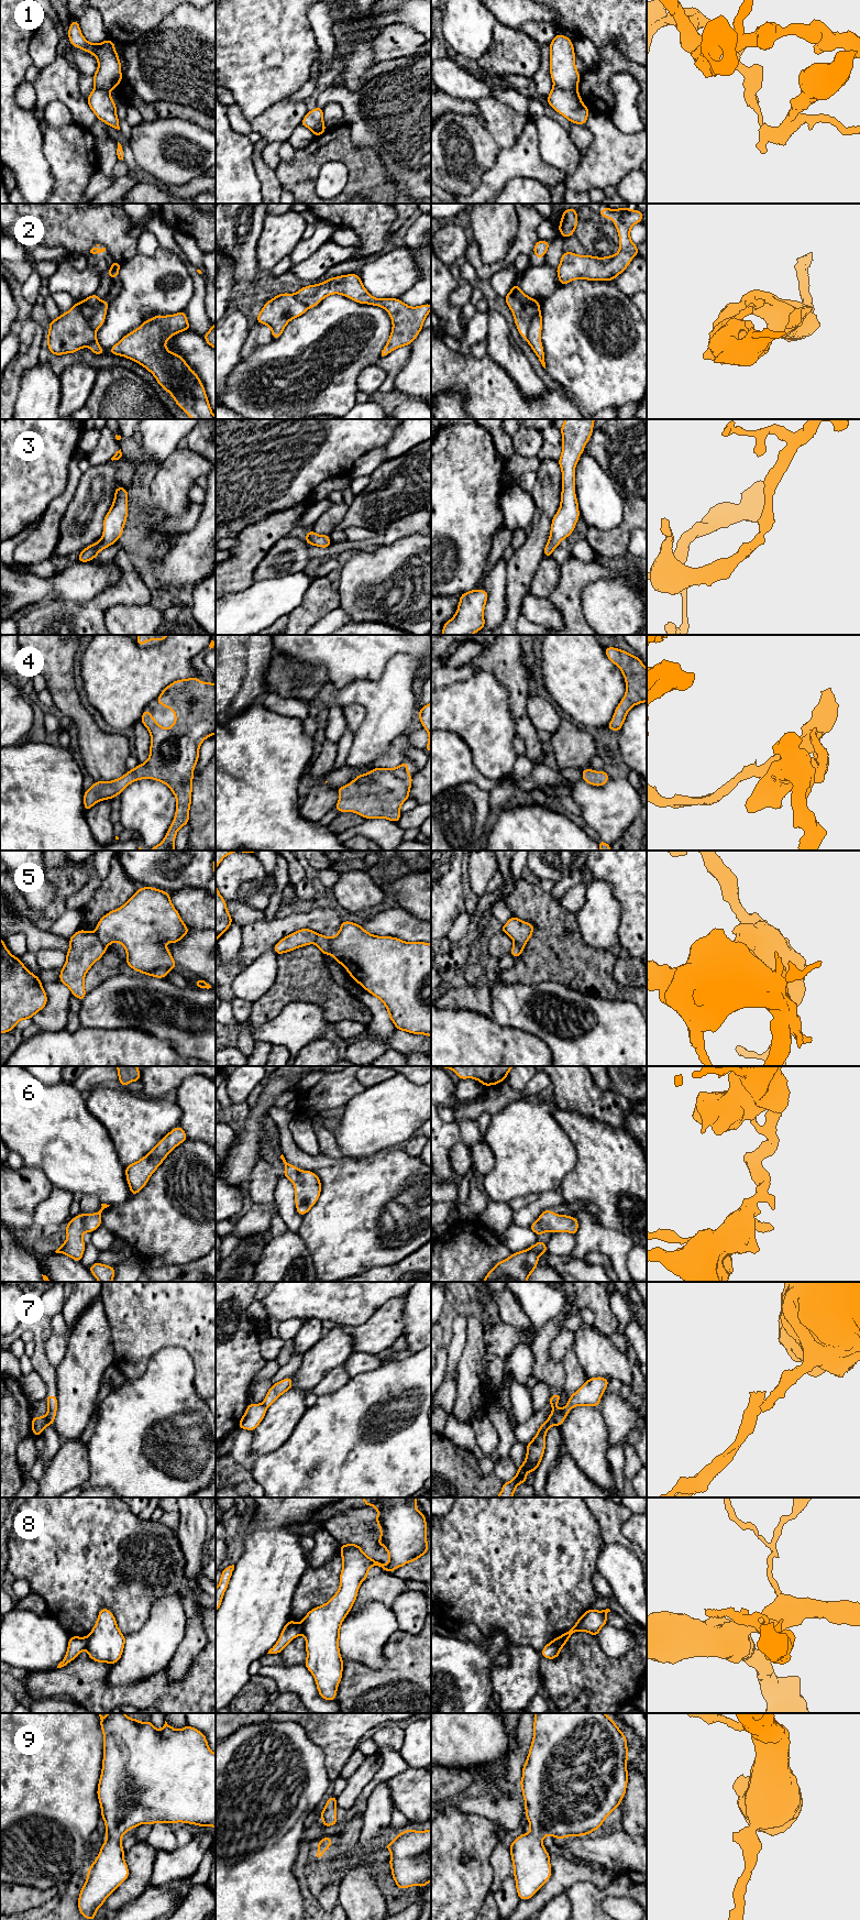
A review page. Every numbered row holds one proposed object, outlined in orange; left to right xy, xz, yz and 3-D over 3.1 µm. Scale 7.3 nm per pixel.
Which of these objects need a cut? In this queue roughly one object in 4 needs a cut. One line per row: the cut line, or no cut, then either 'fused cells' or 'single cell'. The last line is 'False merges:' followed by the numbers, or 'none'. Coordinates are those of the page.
1: cut in yz along (554, 84), (563, 88), (576, 90); fused cells
2: no cut; single cell
3: no cut; single cell
4: no cut; single cell
5: cut in xy along (95, 932), (106, 947); fused cells
6: no cut; single cell
7: cut in yz along (559, 1411), (553, 1424); fused cells
8: cut in xy along (85, 1637), (86, 1647); fused cells
9: no cut; single cell
False merges: 1, 5, 7, 8

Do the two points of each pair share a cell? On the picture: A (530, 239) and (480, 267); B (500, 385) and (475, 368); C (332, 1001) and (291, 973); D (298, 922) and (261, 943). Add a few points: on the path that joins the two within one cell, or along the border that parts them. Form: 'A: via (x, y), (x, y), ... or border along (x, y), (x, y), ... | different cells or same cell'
A: via (518, 249), (504, 263), (492, 267) | same cell
B: via (494, 382), (482, 373) | same cell
C: via (322, 991), (301, 974) | same cell
D: via (289, 924), (279, 926), (269, 934) | same cell

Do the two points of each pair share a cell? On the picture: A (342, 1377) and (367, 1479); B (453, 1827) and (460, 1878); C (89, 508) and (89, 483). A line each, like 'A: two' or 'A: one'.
A: two
B: one
C: one

